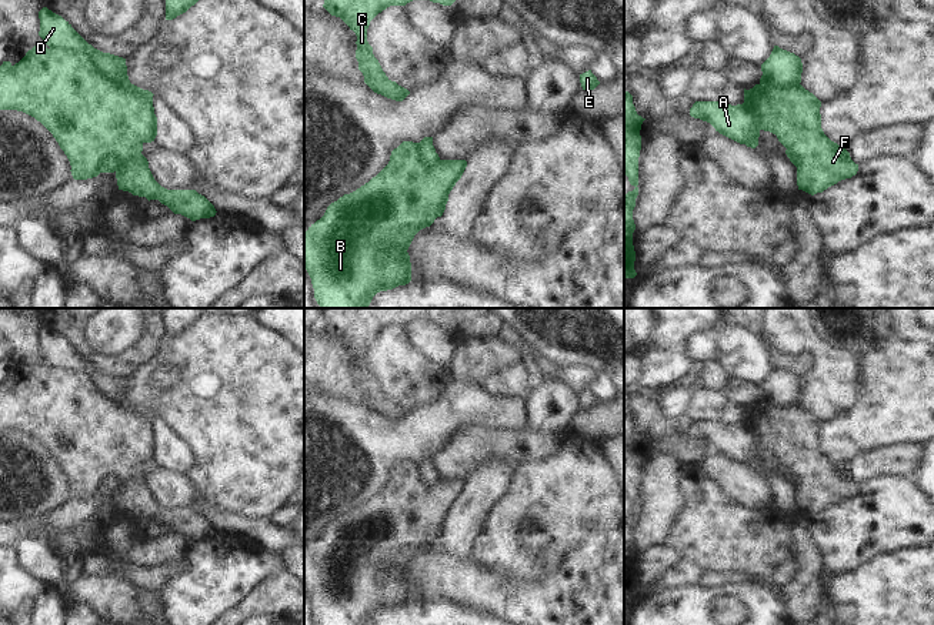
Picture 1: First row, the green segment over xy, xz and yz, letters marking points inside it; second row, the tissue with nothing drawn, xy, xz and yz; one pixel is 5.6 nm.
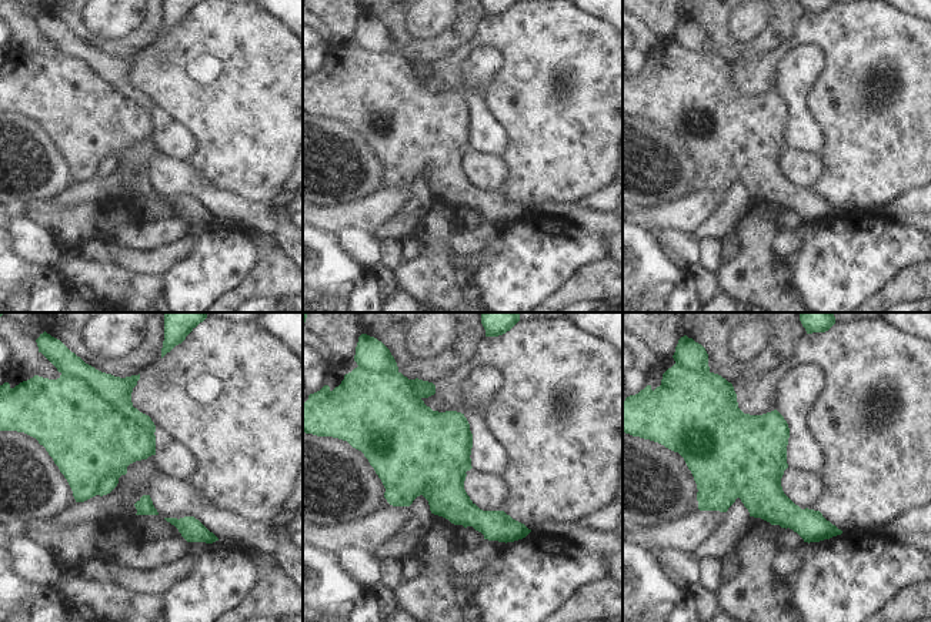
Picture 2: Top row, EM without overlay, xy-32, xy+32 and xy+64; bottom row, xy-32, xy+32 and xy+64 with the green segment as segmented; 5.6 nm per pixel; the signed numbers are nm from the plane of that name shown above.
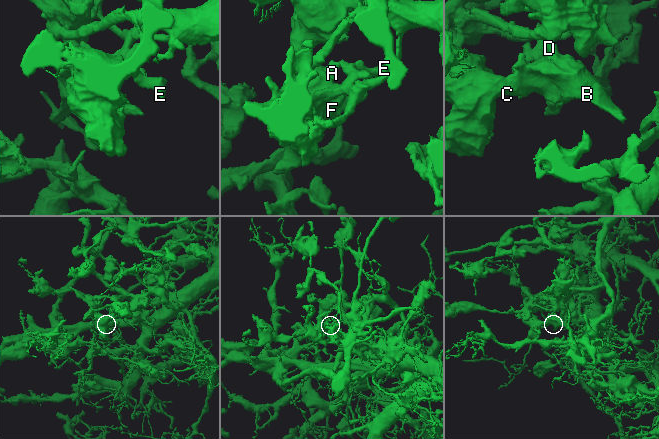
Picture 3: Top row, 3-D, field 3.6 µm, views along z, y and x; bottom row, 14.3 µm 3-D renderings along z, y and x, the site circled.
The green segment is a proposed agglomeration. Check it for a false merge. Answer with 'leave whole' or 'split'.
split

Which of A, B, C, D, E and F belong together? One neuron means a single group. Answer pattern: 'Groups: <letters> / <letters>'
Groups: A D E / B C F.

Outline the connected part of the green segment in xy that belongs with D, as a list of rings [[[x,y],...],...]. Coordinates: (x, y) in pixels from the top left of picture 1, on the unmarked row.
[[[43,327],[39,331],[39,338],[39,355],[50,368],[73,370],[87,374],[100,390],[100,392],[103,392],[107,398],[116,401],[119,405],[131,411],[133,414],[139,414],[144,420],[153,421],[154,414],[151,411],[143,410],[130,402],[126,378],[94,368],[71,347],[69,341],[47,327]]]

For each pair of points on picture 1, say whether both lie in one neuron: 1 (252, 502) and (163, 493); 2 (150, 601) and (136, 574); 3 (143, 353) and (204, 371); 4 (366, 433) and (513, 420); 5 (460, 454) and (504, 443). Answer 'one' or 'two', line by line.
1: two
2: two
3: two
4: one
5: one

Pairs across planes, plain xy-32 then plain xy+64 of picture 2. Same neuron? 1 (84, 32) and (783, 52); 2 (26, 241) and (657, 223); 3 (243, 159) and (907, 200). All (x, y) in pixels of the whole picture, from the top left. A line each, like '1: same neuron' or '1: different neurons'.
1: different neurons
2: different neurons
3: different neurons

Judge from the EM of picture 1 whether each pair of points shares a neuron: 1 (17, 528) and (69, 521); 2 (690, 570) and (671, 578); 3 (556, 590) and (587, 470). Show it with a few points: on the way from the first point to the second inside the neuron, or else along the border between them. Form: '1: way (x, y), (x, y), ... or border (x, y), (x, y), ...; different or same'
1: way (30, 525), (39, 520), (56, 520); same
2: way (686, 574), (676, 577); same
3: border (586, 538), (566, 557), (557, 572), (534, 581); different

